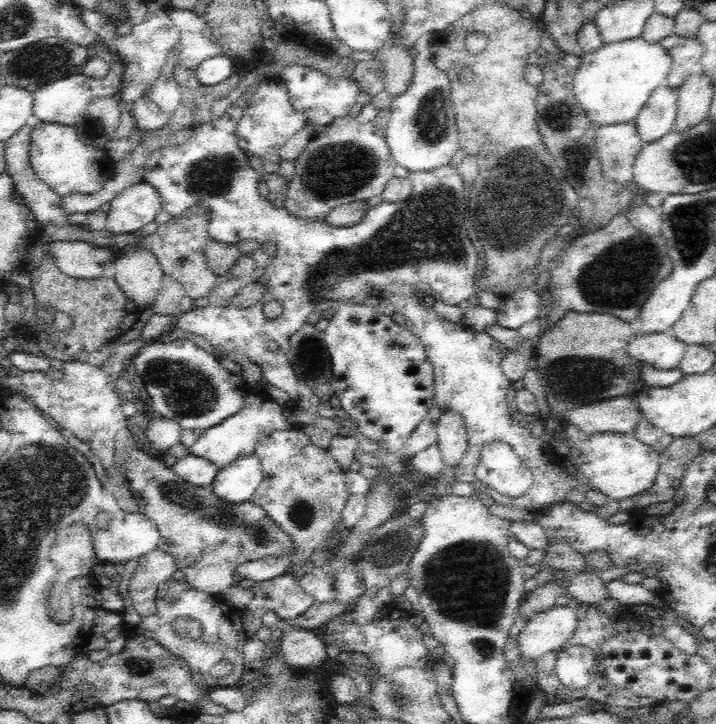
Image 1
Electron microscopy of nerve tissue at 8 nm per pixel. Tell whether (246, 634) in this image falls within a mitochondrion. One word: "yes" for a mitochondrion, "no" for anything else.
no

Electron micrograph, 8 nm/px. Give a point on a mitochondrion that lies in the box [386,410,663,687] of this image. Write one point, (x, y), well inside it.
(469, 581)

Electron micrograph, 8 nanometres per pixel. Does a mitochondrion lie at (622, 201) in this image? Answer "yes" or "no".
no

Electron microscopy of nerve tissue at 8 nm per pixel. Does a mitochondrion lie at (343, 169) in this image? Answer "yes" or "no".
yes

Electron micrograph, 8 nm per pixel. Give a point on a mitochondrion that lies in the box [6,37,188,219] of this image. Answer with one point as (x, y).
(54, 61)

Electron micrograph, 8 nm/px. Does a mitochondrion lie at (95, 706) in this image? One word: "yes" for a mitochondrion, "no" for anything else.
no

